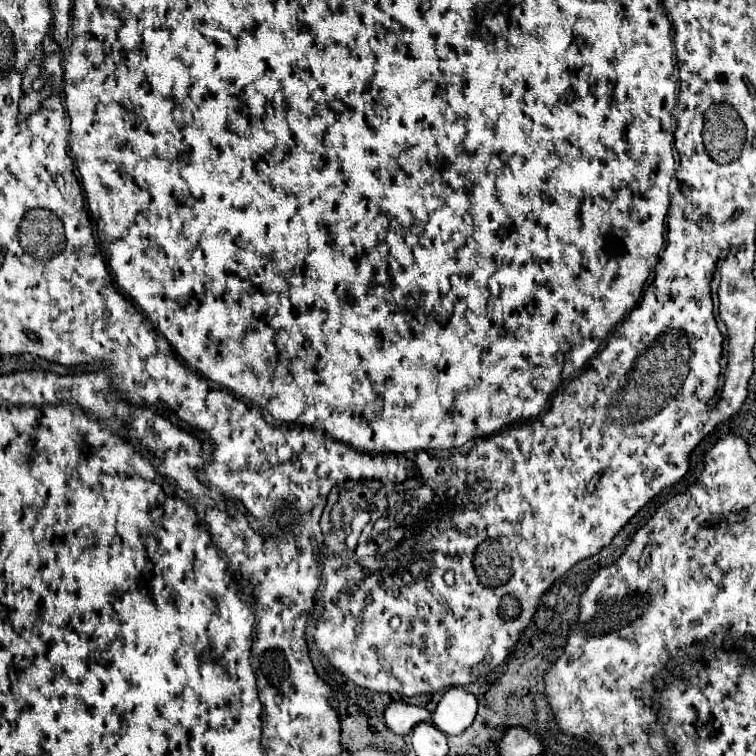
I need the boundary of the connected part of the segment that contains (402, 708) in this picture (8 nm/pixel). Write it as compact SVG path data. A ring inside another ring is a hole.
M392 702L386 712L386 726L394 732L394 734L408 734L418 722L428 722L430 720L430 712L418 706L410 706L404 702Z

